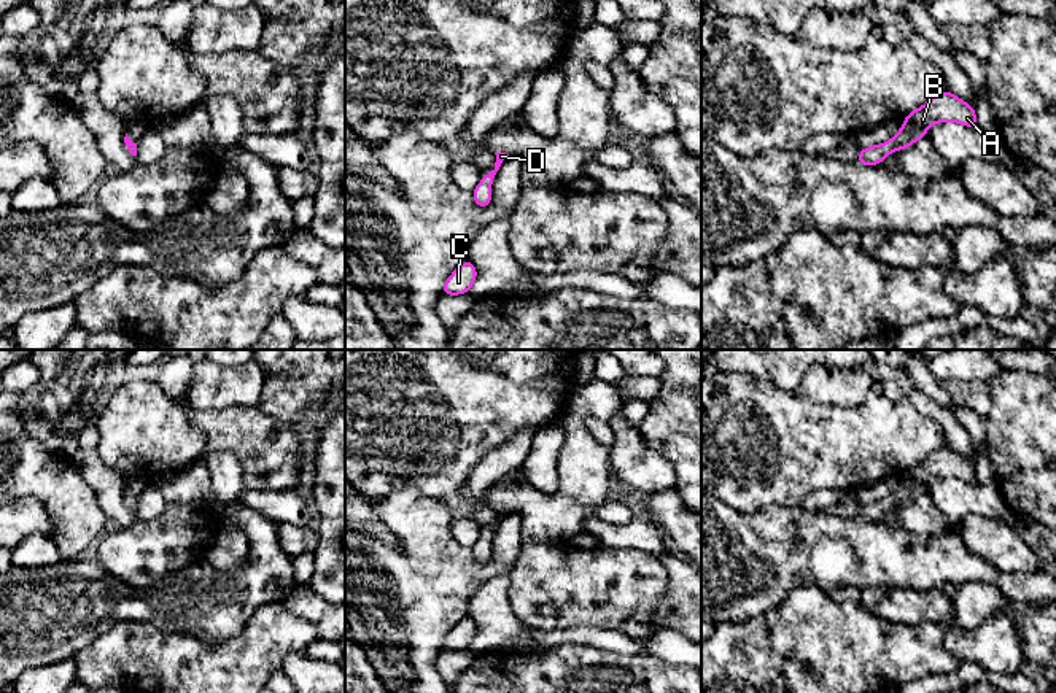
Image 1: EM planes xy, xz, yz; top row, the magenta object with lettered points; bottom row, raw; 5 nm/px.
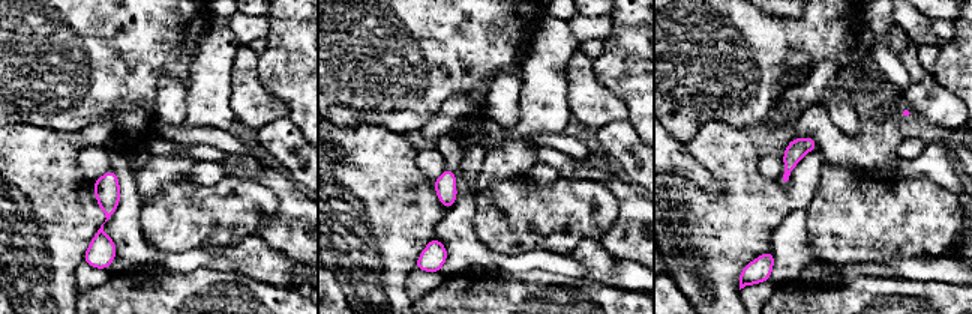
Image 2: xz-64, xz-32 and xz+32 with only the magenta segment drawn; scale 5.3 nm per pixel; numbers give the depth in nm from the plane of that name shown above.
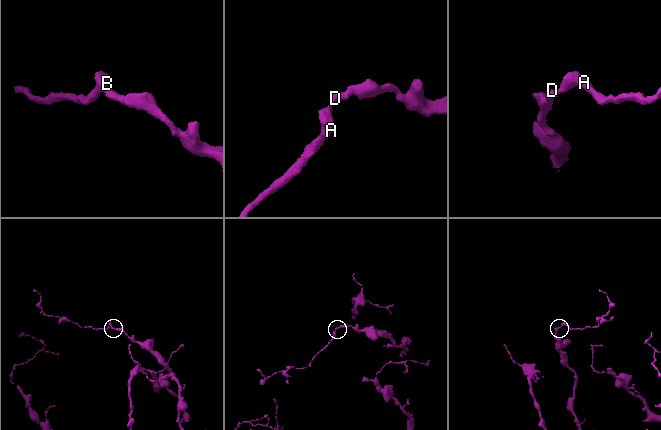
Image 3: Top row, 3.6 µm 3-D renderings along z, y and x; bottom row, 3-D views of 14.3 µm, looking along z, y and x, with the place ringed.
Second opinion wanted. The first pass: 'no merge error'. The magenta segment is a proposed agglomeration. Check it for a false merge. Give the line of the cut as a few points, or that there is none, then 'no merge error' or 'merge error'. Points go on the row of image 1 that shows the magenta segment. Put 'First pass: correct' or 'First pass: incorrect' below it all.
cut none; no merge error
First pass: correct

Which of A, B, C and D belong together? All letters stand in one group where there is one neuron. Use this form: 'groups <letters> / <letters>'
groups A B C D

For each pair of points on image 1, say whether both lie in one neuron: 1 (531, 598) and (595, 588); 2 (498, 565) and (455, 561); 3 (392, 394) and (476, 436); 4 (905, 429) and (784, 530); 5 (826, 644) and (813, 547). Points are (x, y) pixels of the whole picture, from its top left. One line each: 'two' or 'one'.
1: one
2: one
3: one
4: two
5: two

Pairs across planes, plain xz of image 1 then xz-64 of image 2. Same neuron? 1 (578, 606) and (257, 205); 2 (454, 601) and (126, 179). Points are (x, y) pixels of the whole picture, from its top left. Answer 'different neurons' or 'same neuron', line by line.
1: same neuron
2: different neurons

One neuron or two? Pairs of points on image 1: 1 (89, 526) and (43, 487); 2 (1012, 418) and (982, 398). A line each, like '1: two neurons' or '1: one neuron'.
1: one neuron
2: two neurons

